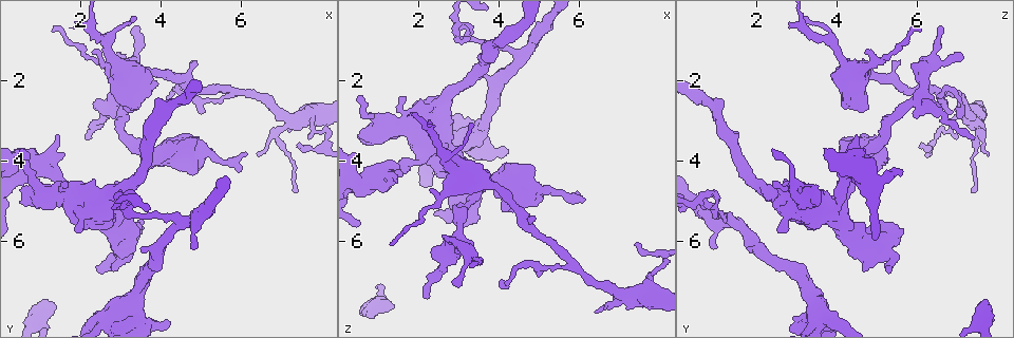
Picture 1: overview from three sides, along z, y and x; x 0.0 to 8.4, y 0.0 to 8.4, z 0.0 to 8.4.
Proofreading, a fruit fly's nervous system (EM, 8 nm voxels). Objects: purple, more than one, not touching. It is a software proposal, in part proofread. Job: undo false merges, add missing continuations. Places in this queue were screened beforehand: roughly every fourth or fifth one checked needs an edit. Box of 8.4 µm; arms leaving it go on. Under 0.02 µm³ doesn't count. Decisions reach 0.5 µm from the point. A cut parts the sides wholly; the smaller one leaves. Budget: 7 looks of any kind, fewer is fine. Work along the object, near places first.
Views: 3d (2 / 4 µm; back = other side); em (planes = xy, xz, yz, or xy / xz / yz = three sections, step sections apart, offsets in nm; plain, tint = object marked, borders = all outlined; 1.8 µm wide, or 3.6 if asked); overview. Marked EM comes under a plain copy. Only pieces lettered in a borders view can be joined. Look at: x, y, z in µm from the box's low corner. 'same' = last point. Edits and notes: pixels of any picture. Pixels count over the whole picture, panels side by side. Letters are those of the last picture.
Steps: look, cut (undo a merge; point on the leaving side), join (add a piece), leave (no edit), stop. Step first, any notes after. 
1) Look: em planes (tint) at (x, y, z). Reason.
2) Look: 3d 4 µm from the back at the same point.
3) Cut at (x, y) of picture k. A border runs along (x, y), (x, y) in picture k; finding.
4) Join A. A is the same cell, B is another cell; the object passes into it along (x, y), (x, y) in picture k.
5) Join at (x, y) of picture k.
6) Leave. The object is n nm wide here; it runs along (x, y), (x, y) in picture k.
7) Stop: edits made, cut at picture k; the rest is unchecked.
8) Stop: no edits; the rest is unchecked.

Look: em planes (borders) at (4.85, 6.20, 1.00). Free end.

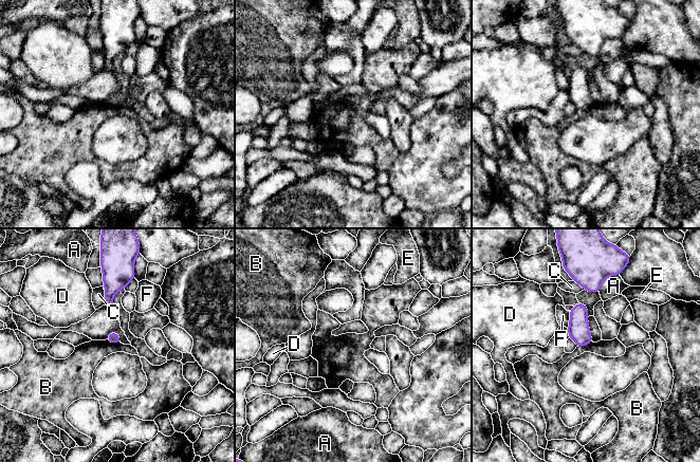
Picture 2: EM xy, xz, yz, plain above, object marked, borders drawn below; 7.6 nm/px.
Leave. A, B, C, D, E and F are other cells; a border runs along (105, 339), (121, 344) in picture 2; no lettered piece goes on from it.

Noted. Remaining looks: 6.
Look: em 3.6 µm xy step 16 (borders) at (1.45, 4.80, 3.20). Abrupt turn.

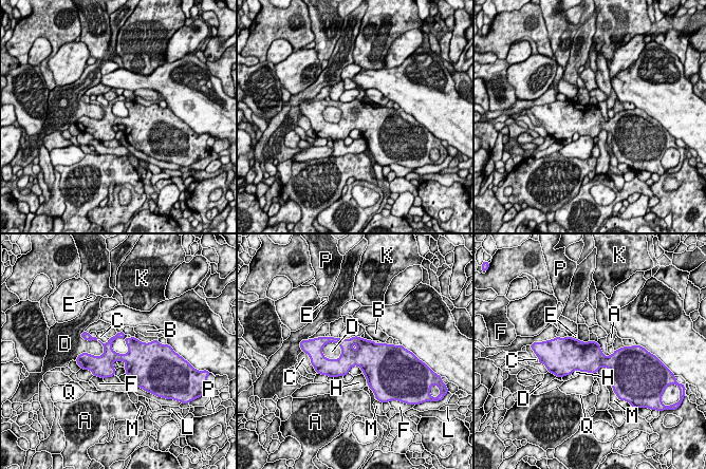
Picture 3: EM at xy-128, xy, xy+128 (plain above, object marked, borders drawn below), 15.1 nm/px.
Look: em 3.6 µm planes (borders) at the same point. Another direction.

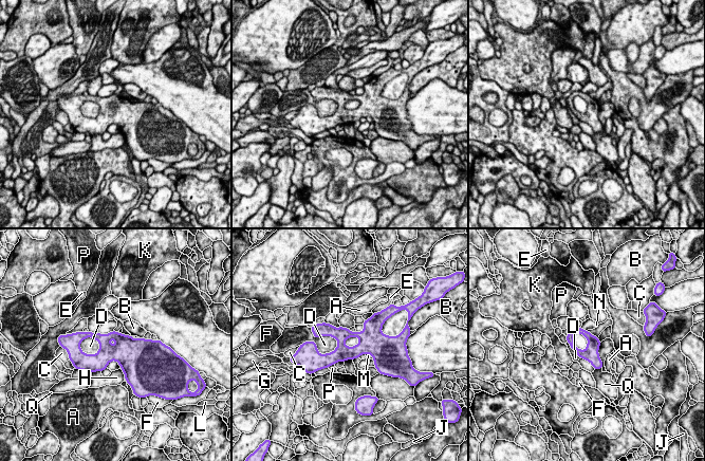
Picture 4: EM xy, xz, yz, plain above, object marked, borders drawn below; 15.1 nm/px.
Leave. The longest contact is with D, 380 nm; A, B, C, D, E, F, G, H, J, K, L, M, N, P and Q are other cells; continuous, no second neuron.

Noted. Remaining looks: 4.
Look: 3d 4 µm at (2.90, 5.85, 4.45). Sharp bend.

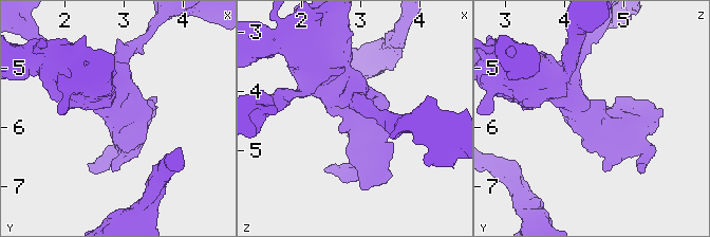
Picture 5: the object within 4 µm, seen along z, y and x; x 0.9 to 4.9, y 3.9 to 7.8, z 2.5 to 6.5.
Look: em xz step 8 (tint) at (2.90, 5.90, 4.45).

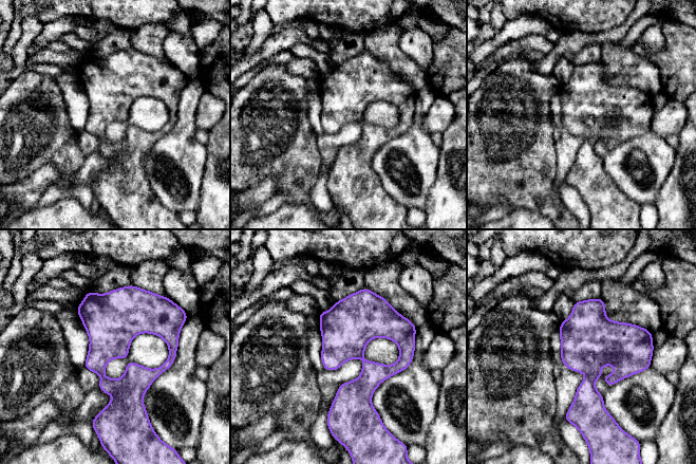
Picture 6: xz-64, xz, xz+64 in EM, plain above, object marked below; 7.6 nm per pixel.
Look: em planes (borders) at the same point.

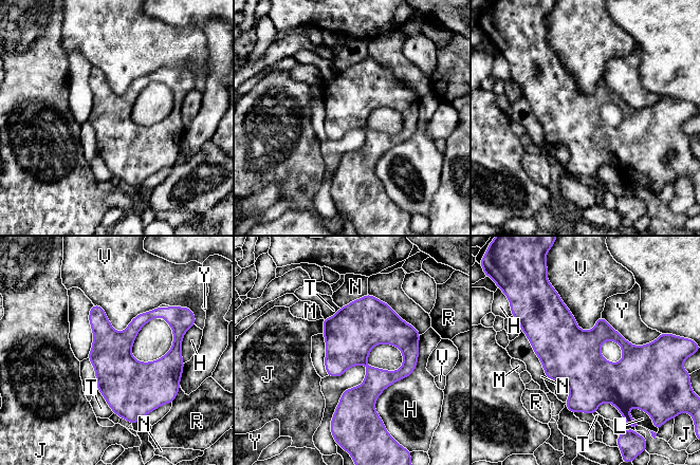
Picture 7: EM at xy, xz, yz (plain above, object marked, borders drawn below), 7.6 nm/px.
Leave. H, J, L, M, N, R, T, V and Y are other cells; all the same neuron.

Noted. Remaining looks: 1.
Stop: no edits; the rest is unchecked.

